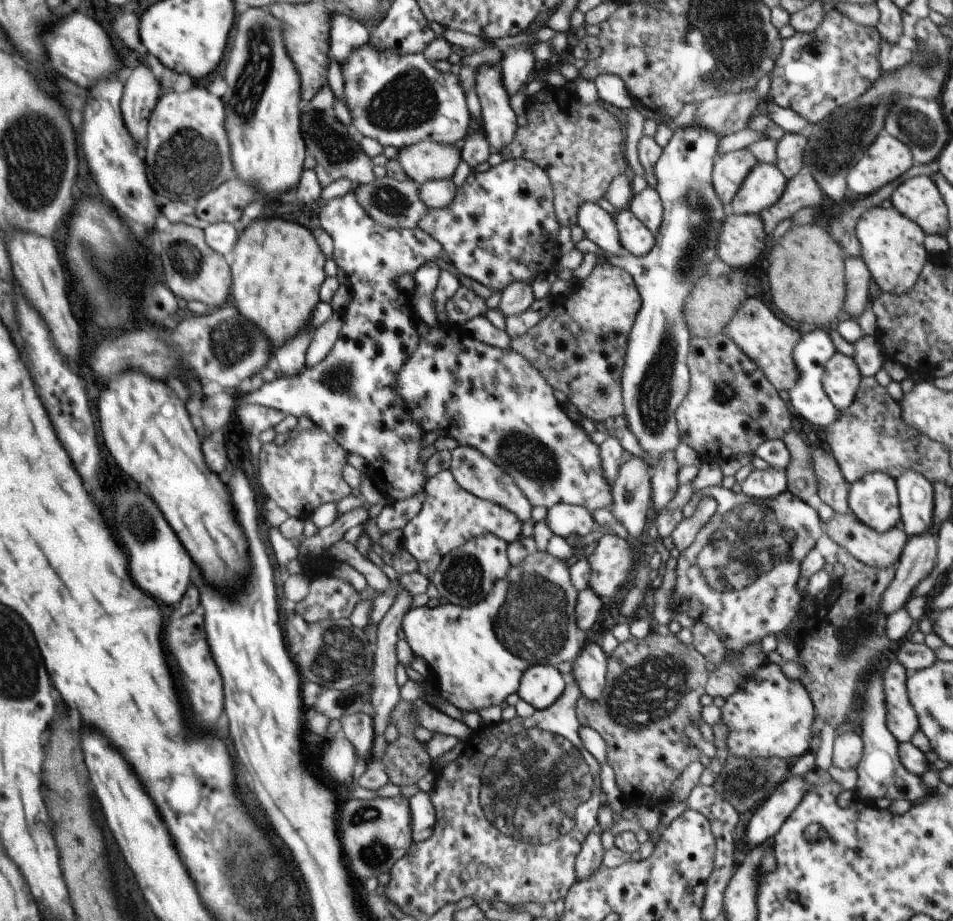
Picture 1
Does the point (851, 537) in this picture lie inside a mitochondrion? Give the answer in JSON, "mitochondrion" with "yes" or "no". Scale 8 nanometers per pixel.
{"mitochondrion":"no"}

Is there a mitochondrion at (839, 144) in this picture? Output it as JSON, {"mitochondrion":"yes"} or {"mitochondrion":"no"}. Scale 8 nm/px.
{"mitochondrion":"yes"}

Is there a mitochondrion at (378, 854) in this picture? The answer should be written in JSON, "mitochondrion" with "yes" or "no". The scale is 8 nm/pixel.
{"mitochondrion":"yes"}

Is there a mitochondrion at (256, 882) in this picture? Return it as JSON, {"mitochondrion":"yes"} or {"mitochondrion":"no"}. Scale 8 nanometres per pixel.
{"mitochondrion":"yes"}

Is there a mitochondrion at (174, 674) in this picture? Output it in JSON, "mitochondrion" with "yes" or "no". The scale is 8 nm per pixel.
{"mitochondrion":"no"}

